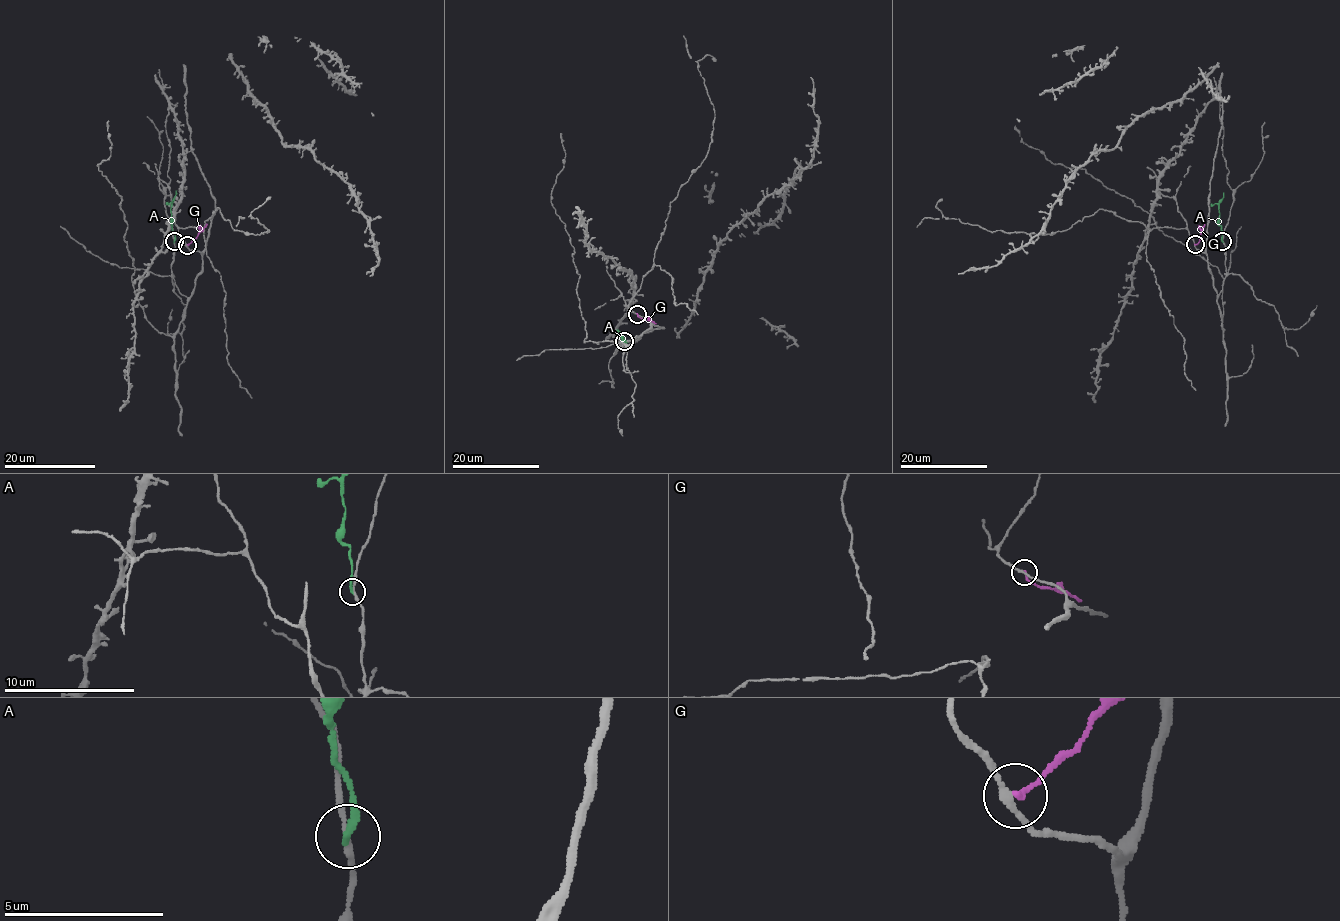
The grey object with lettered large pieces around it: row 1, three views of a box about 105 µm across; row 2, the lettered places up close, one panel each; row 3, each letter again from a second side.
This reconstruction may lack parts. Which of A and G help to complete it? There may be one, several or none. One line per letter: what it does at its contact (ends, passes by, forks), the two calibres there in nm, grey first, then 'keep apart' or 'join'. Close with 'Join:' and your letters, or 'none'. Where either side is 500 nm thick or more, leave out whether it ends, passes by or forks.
A: it ends there; 180 nm thick on the grey side, 240 nm on the other; keep apart
G: it ends there; 180 nm thick on the grey side, 180 nm on the other; keep apart
Join: none

